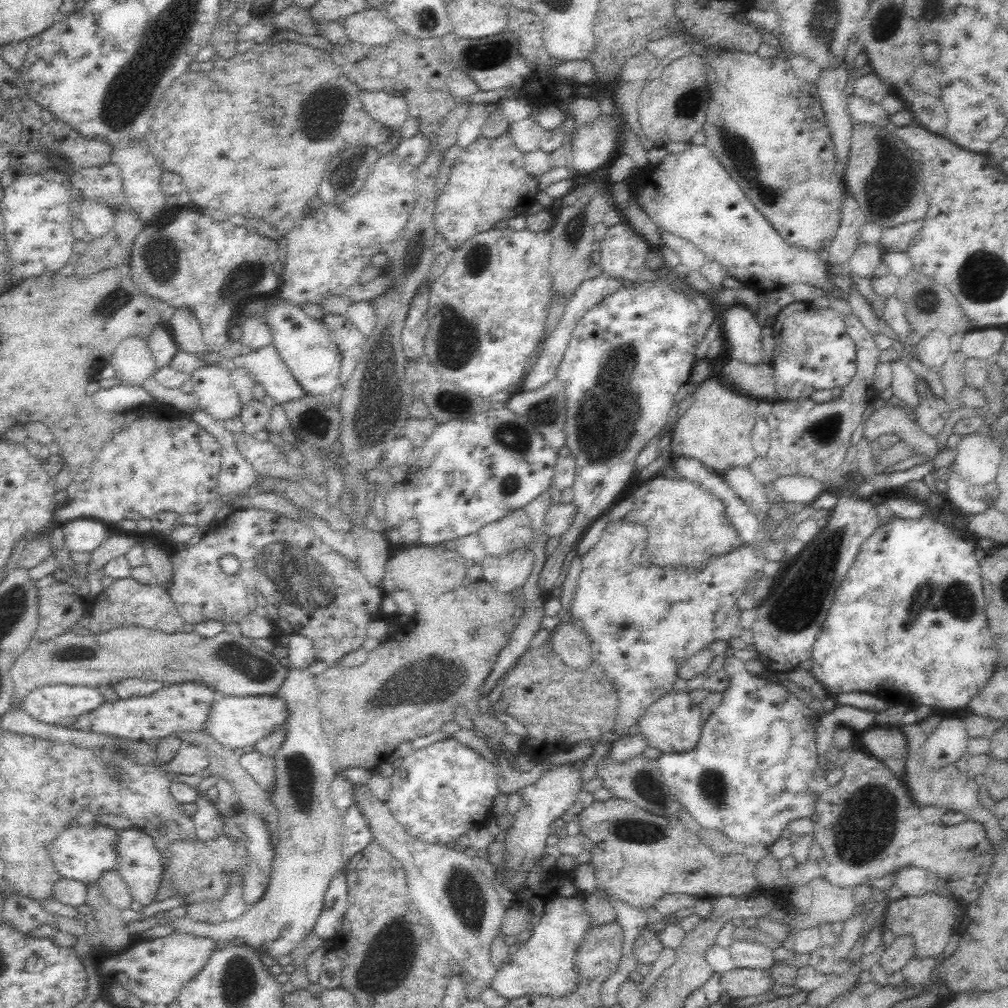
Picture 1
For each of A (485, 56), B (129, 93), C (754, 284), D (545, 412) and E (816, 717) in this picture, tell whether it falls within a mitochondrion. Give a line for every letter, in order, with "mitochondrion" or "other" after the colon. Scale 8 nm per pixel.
A: mitochondrion
B: mitochondrion
C: other
D: mitochondrion
E: other

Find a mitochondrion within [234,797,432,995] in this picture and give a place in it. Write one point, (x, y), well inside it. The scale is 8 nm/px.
(387, 963)

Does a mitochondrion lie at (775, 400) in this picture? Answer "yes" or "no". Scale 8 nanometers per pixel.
no

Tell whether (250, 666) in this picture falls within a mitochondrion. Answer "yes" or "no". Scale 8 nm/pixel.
yes

